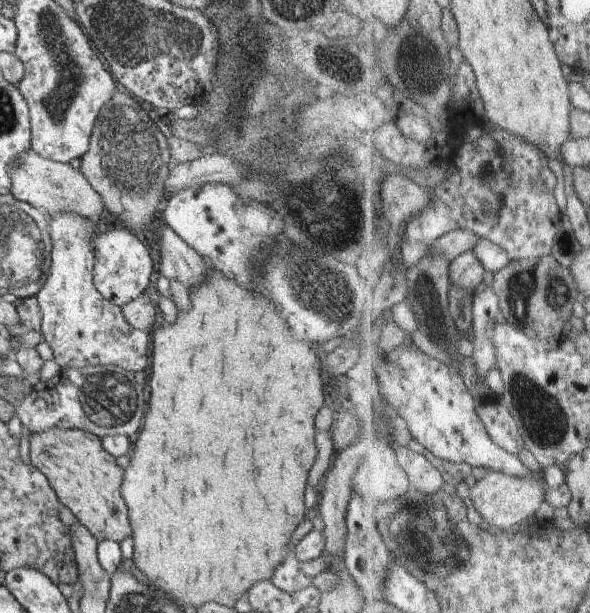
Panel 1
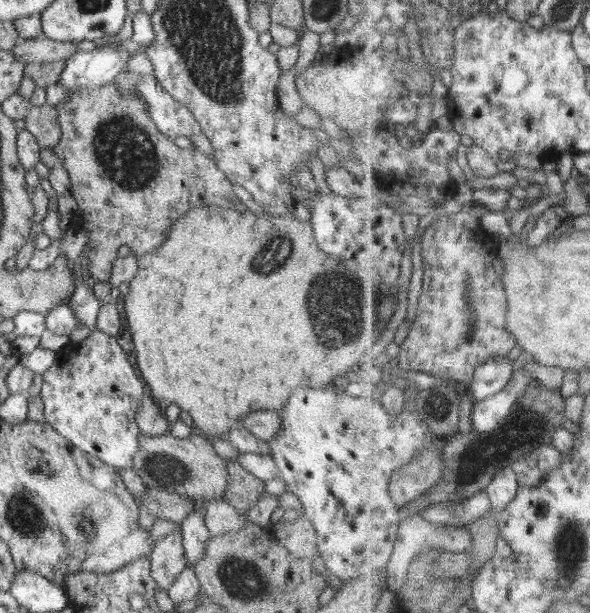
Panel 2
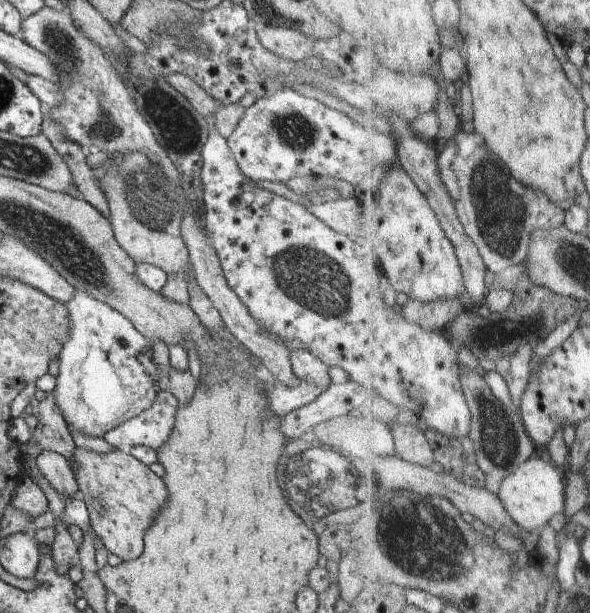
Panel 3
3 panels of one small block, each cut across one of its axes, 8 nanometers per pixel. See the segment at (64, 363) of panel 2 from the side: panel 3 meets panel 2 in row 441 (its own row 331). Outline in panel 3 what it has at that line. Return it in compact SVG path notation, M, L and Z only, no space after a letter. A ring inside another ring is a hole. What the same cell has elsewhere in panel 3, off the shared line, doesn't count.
M75 288L72 299L65 304L65 308L69 334L57 356L60 361L60 374L53 390L55 402L70 430L75 429L92 437L103 438L107 431L136 418L152 407L160 392L158 381L161 378L161 369L153 362L152 342L108 304L93 298L84 290Z

